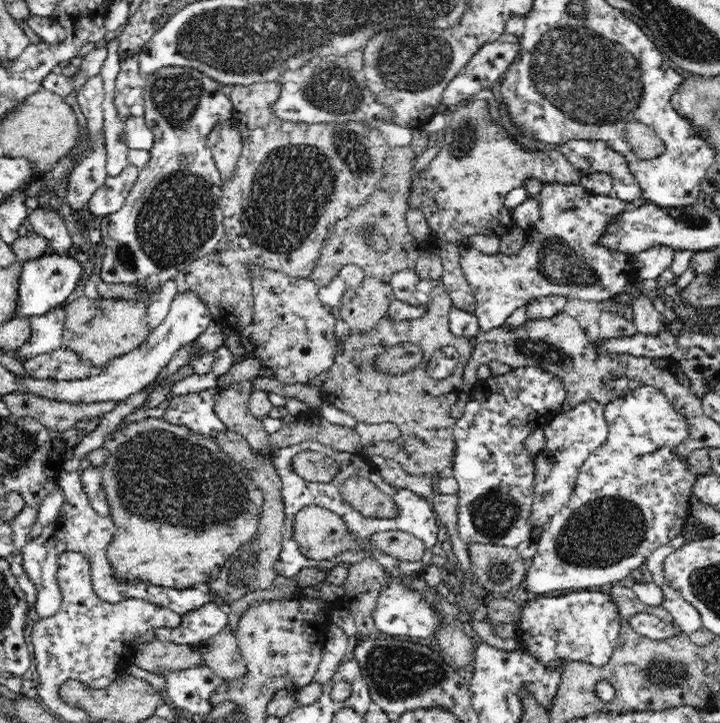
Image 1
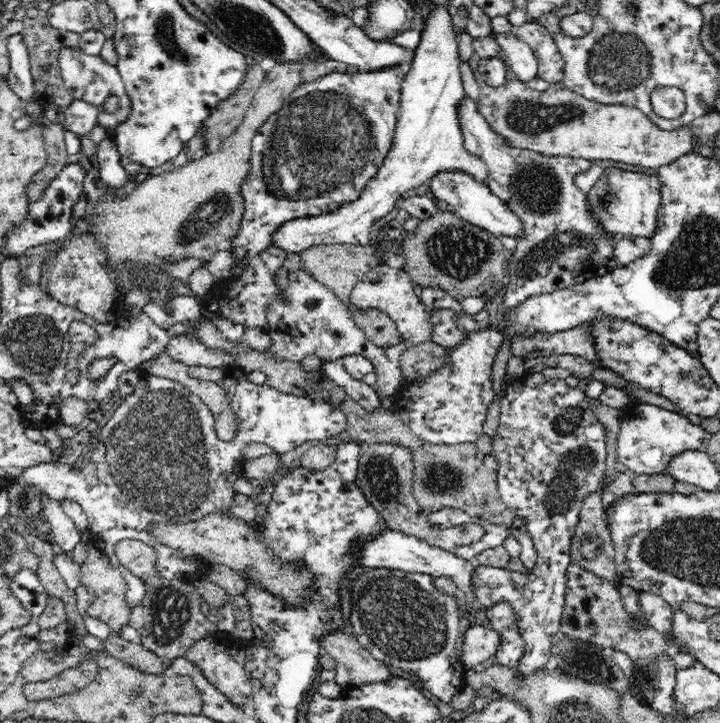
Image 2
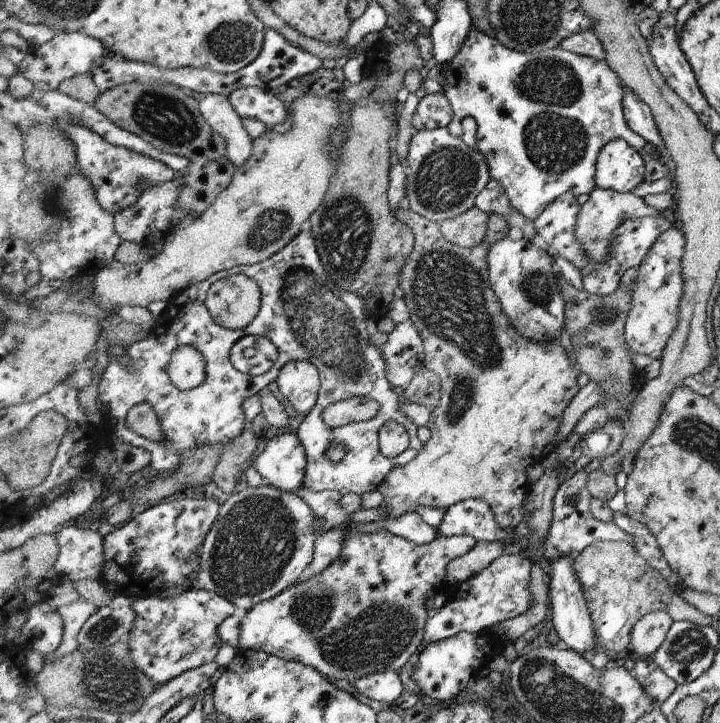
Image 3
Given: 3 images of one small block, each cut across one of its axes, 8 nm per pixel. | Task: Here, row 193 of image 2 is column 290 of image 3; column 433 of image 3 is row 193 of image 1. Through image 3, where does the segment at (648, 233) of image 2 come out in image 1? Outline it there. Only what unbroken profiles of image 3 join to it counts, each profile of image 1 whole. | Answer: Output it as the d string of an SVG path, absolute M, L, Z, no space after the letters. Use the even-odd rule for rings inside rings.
M556 182L544 184L537 200L539 219L527 230L524 246L517 255L508 256L500 253L490 255L474 249L471 245L468 250L462 250L460 253L461 268L476 301L473 313L478 317L478 332L486 333L493 328L503 326L506 318L516 308L526 305L533 298L556 295L568 300L572 298L579 301L601 302L626 292L636 279L636 254L616 250L601 241L609 225L616 222L616 217L631 210L637 204L619 200L615 196L599 196L580 184Z

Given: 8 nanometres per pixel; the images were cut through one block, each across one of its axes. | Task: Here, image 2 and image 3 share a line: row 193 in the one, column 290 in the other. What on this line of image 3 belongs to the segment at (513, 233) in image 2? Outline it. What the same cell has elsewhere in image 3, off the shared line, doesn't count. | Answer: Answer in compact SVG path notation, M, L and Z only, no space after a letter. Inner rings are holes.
M289 430L270 440L253 463L266 483L288 493L296 493L306 478L306 451L298 435Z

